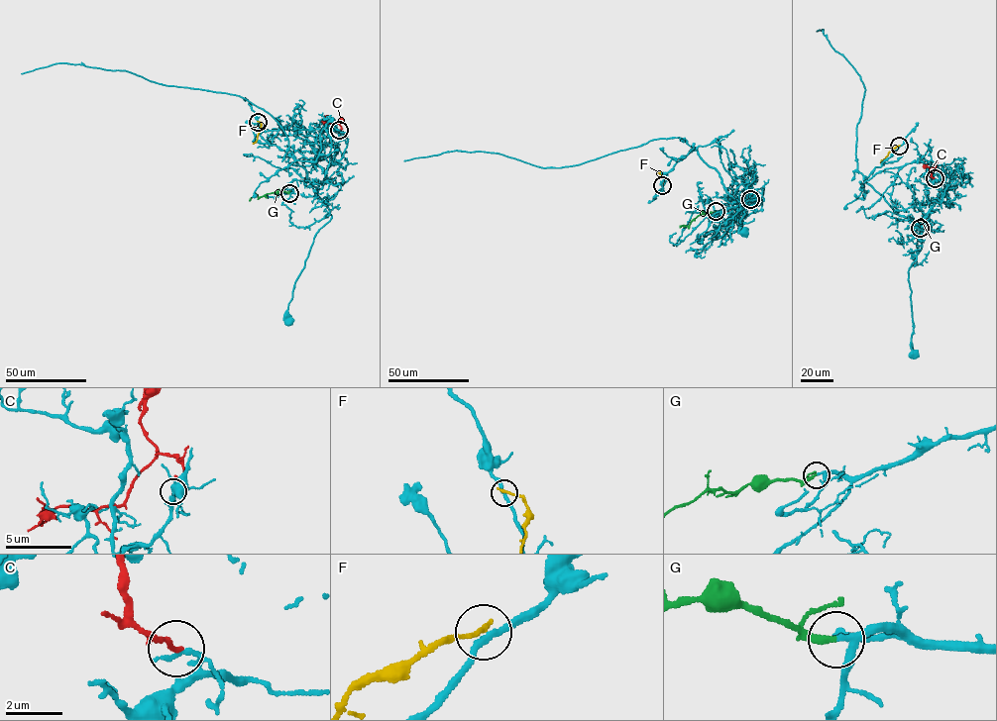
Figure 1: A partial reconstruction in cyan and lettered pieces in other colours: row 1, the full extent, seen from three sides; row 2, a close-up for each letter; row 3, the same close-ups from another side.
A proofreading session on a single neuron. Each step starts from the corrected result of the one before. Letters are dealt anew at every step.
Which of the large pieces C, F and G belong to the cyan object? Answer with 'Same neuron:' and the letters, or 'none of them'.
Same neuron: G

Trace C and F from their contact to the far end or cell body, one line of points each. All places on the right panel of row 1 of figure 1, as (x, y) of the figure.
C: (934, 178), (931, 171), (936, 170), (936, 161)
F: (899, 146), (880, 162)

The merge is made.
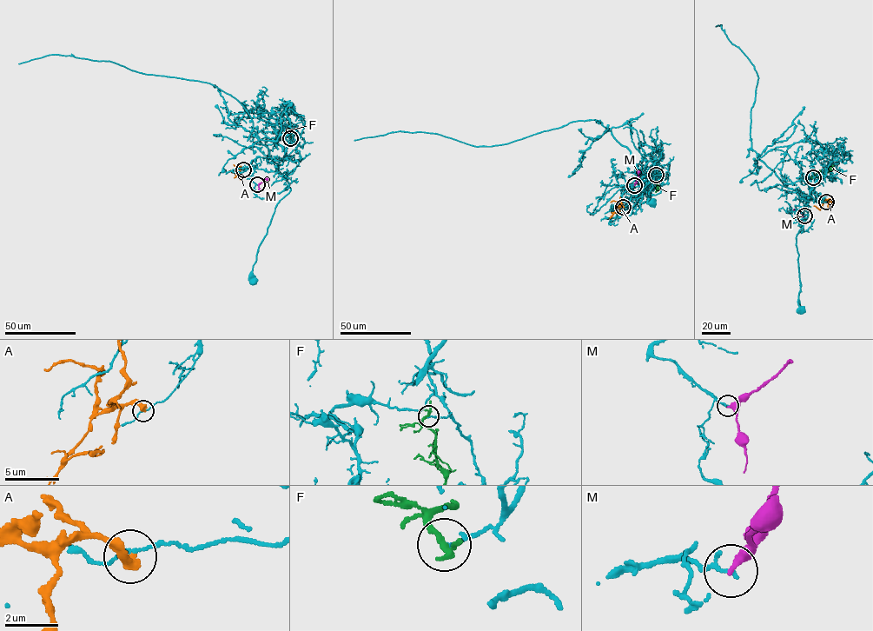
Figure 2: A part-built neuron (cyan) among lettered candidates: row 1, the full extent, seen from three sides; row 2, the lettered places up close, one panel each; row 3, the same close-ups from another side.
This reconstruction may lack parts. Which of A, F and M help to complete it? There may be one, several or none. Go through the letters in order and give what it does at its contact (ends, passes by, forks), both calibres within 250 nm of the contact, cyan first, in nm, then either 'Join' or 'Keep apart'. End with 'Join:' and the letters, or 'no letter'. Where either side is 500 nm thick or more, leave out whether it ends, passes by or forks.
A: It ends there. Thickness 100 nm (cyan) against 320 nm. Keep apart
F: It passes by. Thickness 140 nm (cyan) against 200 nm. Keep apart
M: It passes by. Thickness 150 nm (cyan) against 260 nm. Keep apart
Join: no letter

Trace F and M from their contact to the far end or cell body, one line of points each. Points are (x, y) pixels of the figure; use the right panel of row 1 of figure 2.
F: (812, 177), (824, 174), (833, 165)
M: (804, 215), (794, 209)

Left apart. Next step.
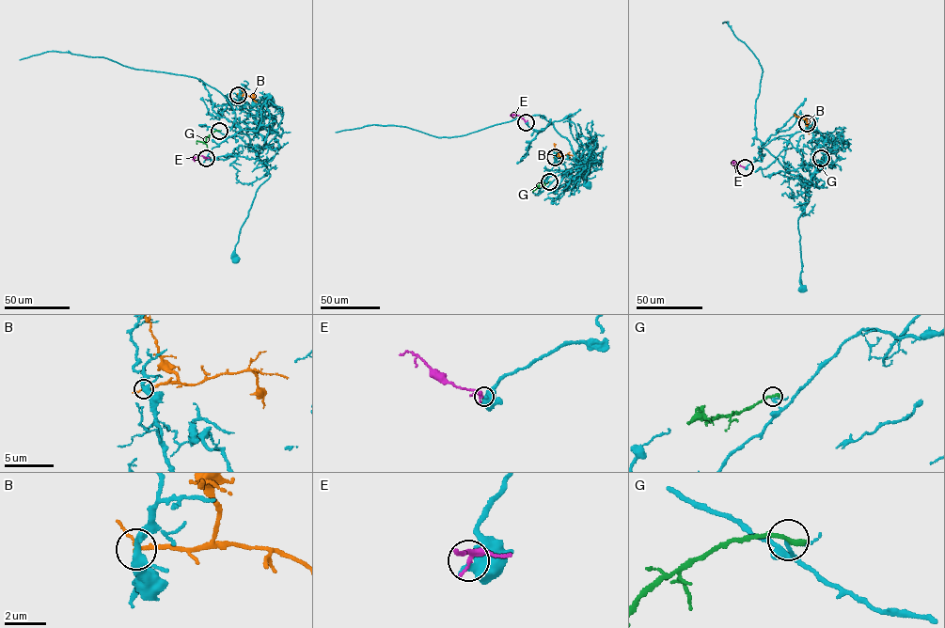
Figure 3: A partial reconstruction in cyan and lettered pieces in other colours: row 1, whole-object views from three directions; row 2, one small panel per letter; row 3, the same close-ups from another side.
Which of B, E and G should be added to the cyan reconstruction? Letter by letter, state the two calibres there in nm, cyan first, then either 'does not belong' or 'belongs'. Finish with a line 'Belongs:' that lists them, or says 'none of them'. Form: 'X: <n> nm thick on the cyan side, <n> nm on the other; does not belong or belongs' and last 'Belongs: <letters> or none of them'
B: 320 nm thick on the cyan side, 160 nm on the other; does not belong
E: 650 nm thick on the cyan side, 220 nm on the other; does not belong
G: 130 nm thick on the cyan side, 320 nm on the other; does not belong
Belongs: none of them

